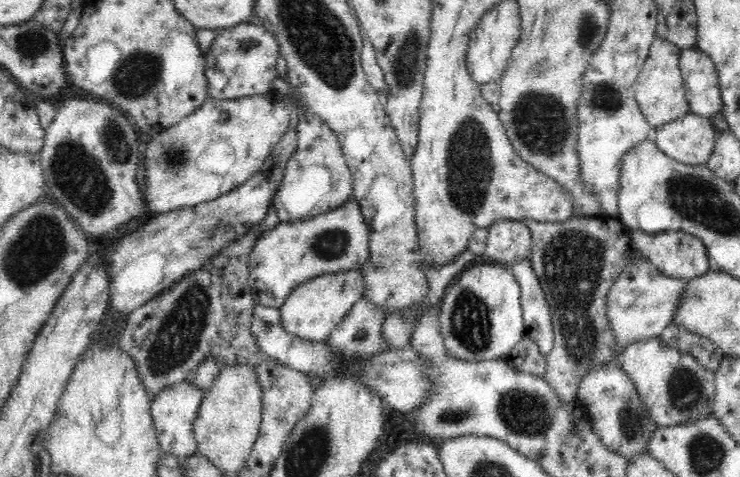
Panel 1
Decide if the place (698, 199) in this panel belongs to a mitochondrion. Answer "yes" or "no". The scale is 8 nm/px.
yes

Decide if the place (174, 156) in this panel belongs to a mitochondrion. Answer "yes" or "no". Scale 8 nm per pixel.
yes

